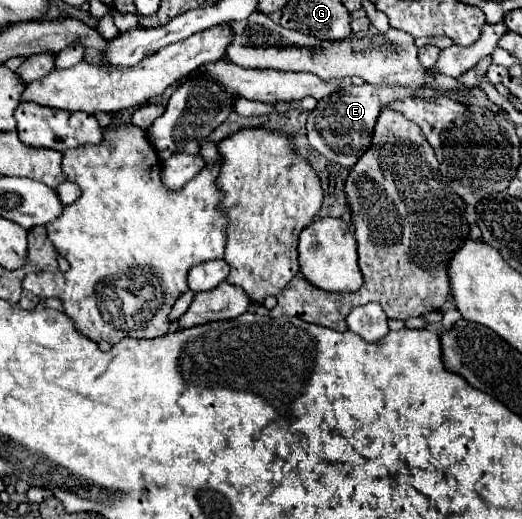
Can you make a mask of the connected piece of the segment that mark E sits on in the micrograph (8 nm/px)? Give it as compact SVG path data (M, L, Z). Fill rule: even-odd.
M362 85L362 87L338 89L336 93L330 93L328 97L320 99L316 109L310 111L308 125L306 125L308 143L318 153L322 153L326 159L350 169L352 165L356 165L356 161L366 151L366 145L362 141L370 141L370 145L372 145L372 129L374 129L376 117L380 113L380 107L390 105L396 99L403 99L409 96L434 97L432 91L412 91L411 89L406 89L406 87ZM348 153L350 153L350 157L348 157Z

